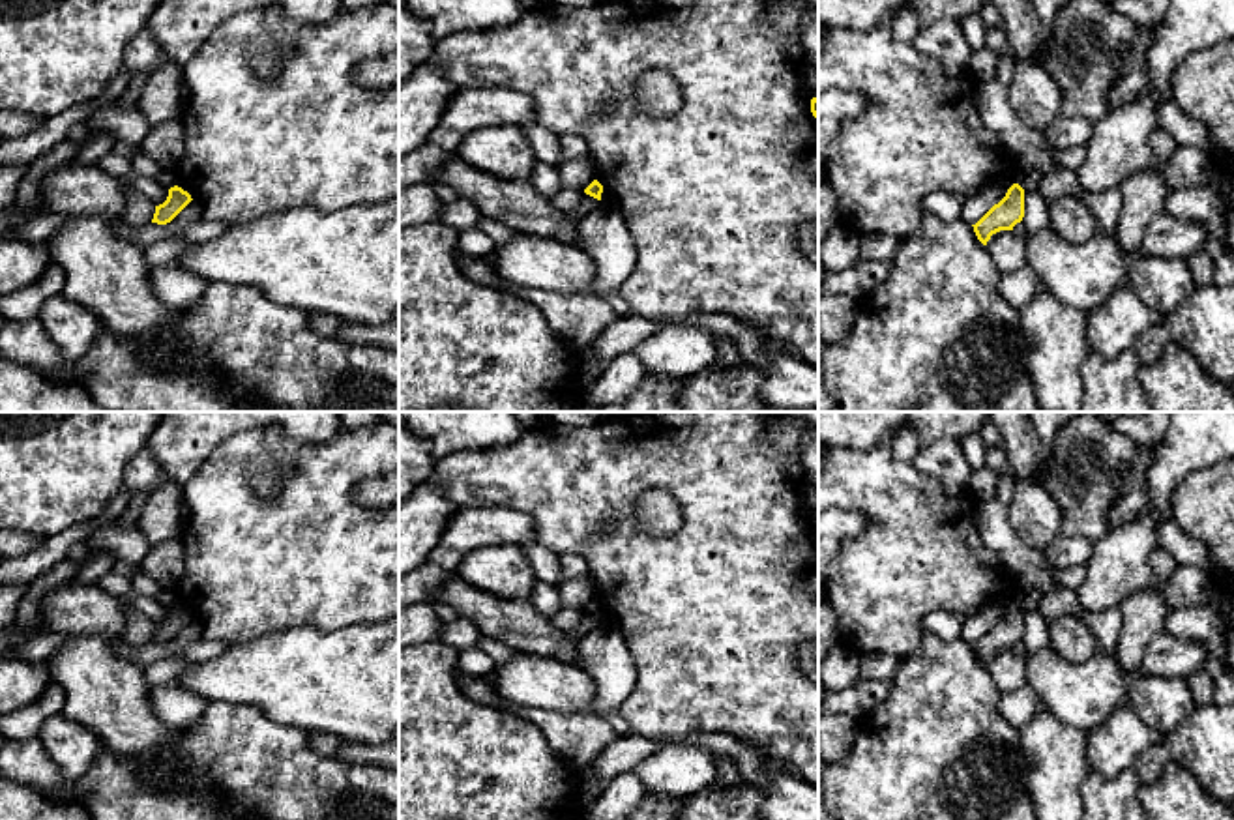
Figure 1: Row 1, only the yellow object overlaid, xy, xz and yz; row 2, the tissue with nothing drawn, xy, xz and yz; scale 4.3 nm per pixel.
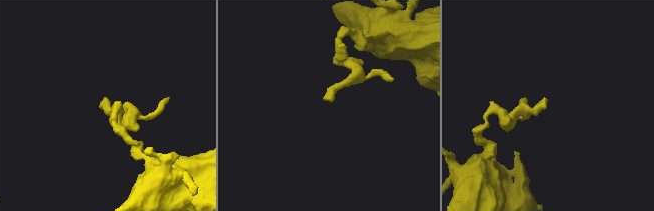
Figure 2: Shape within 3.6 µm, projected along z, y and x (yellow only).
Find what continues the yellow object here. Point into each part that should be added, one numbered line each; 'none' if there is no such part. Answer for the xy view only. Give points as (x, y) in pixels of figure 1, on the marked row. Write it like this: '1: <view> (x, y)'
none

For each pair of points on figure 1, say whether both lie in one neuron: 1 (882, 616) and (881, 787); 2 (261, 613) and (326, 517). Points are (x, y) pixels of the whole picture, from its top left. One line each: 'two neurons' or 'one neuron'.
1: two neurons
2: one neuron

